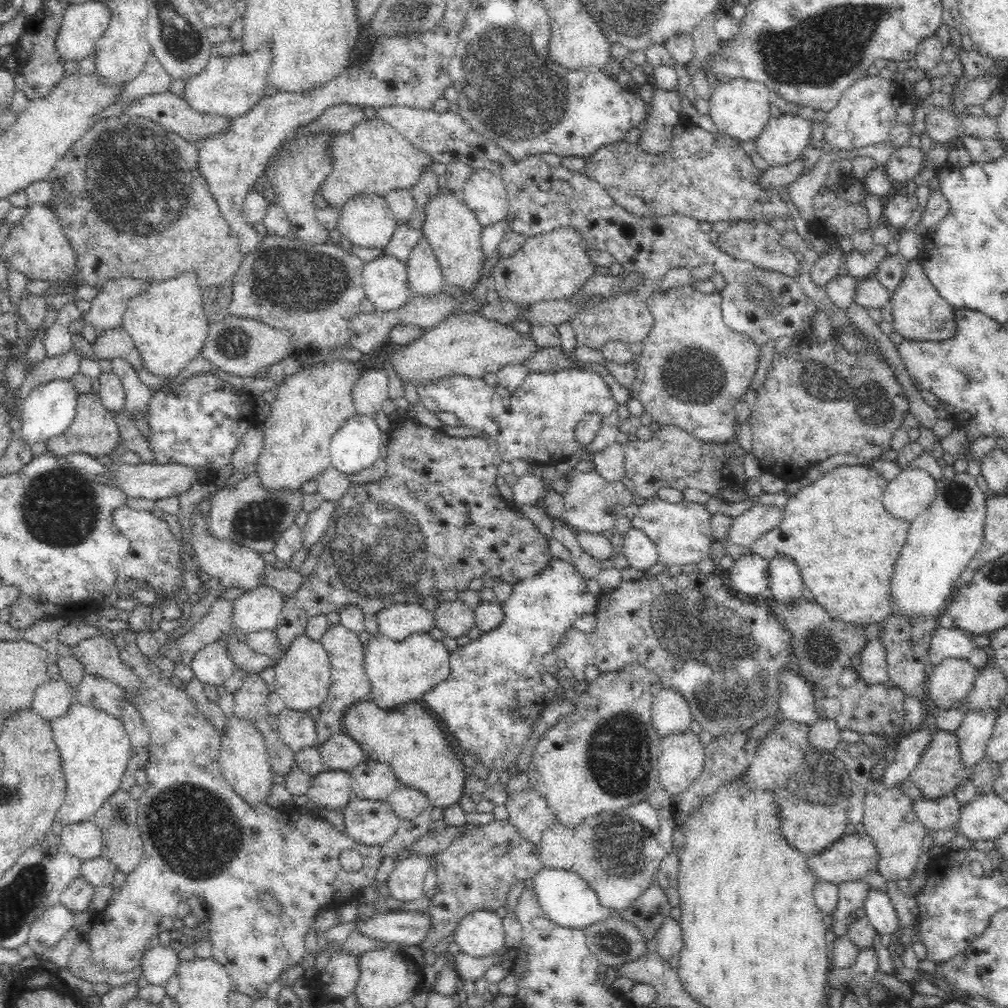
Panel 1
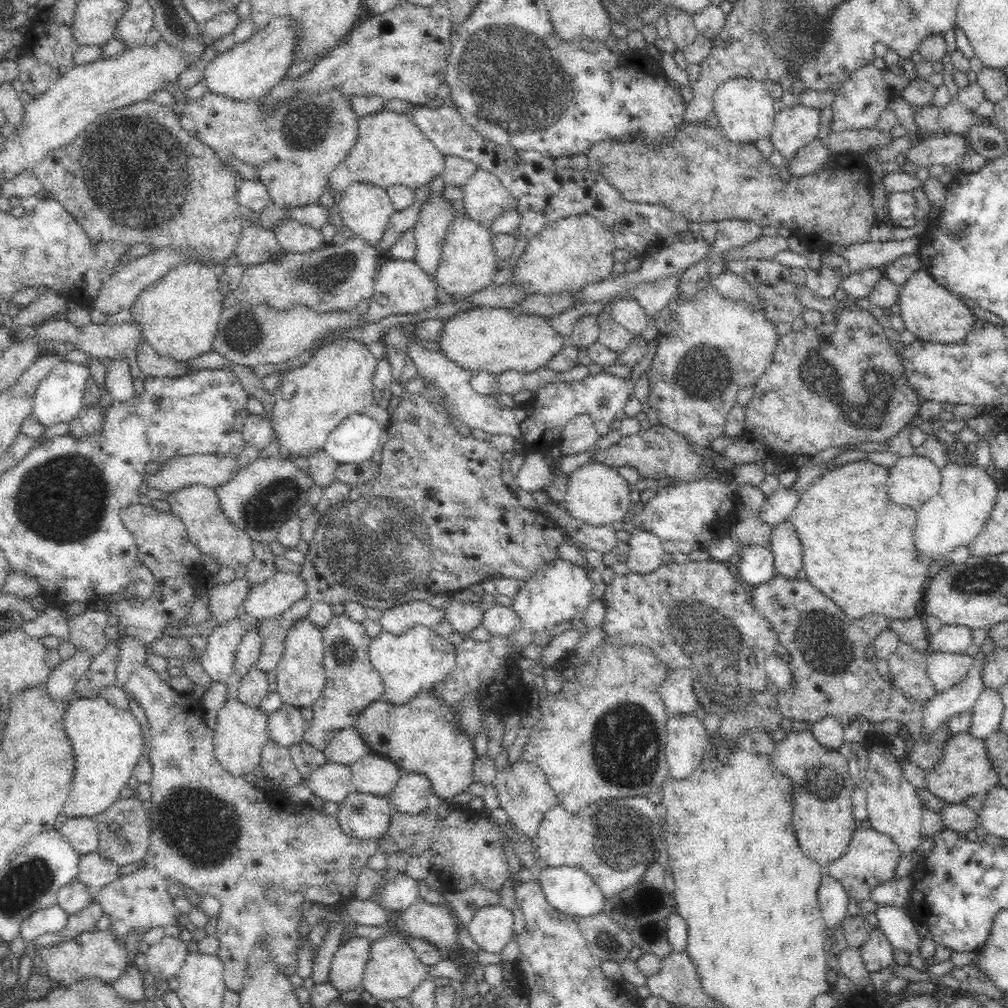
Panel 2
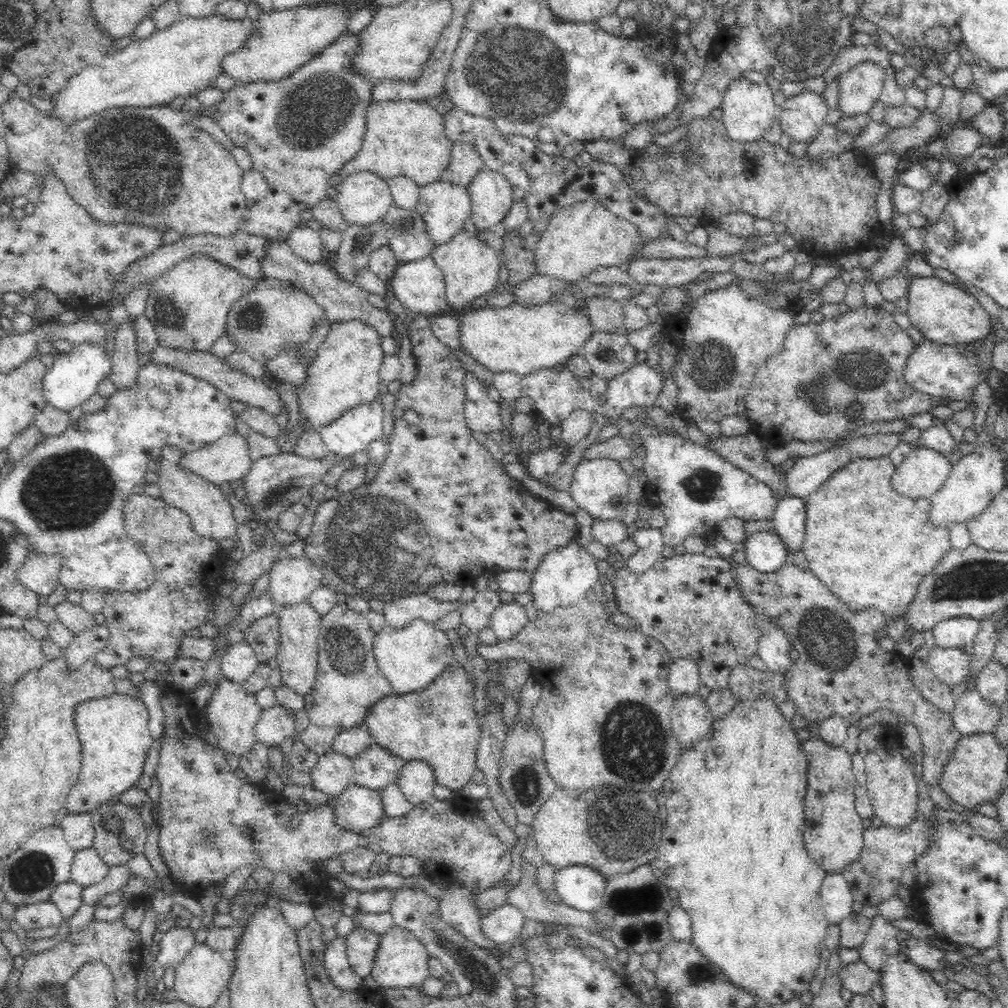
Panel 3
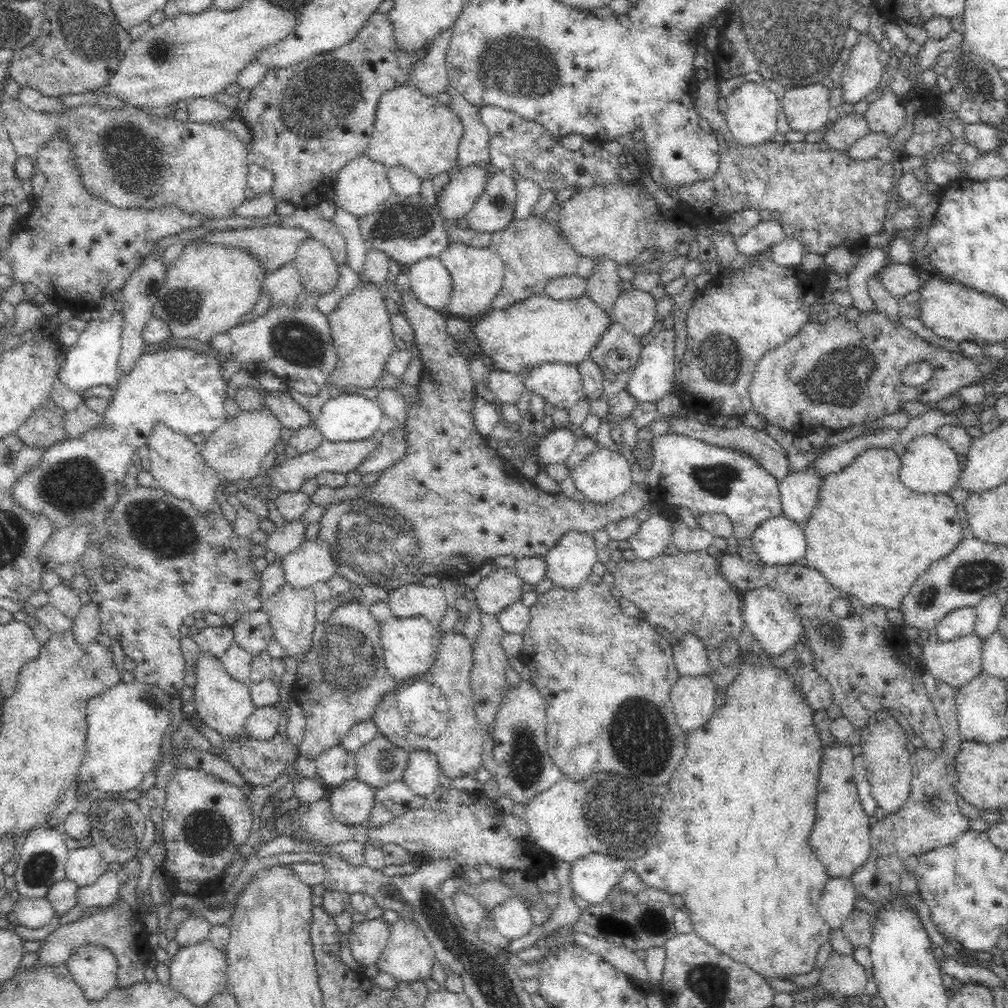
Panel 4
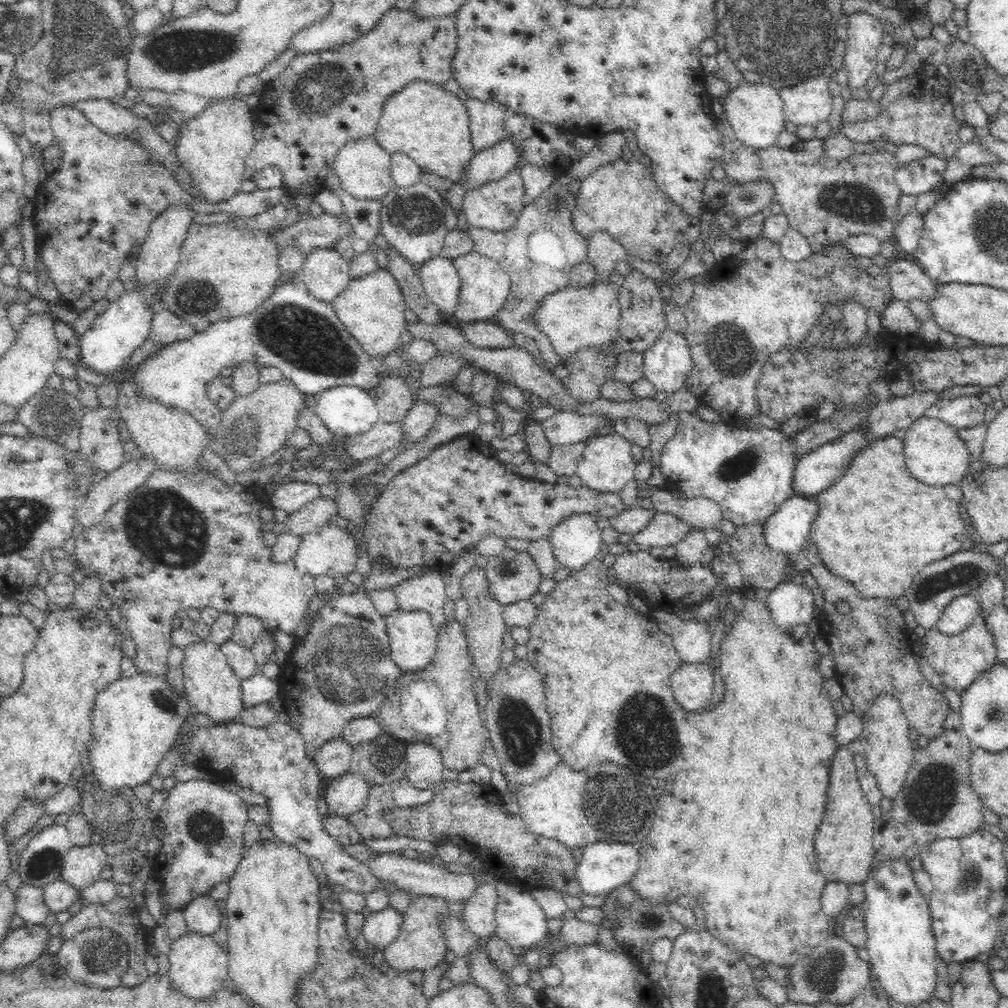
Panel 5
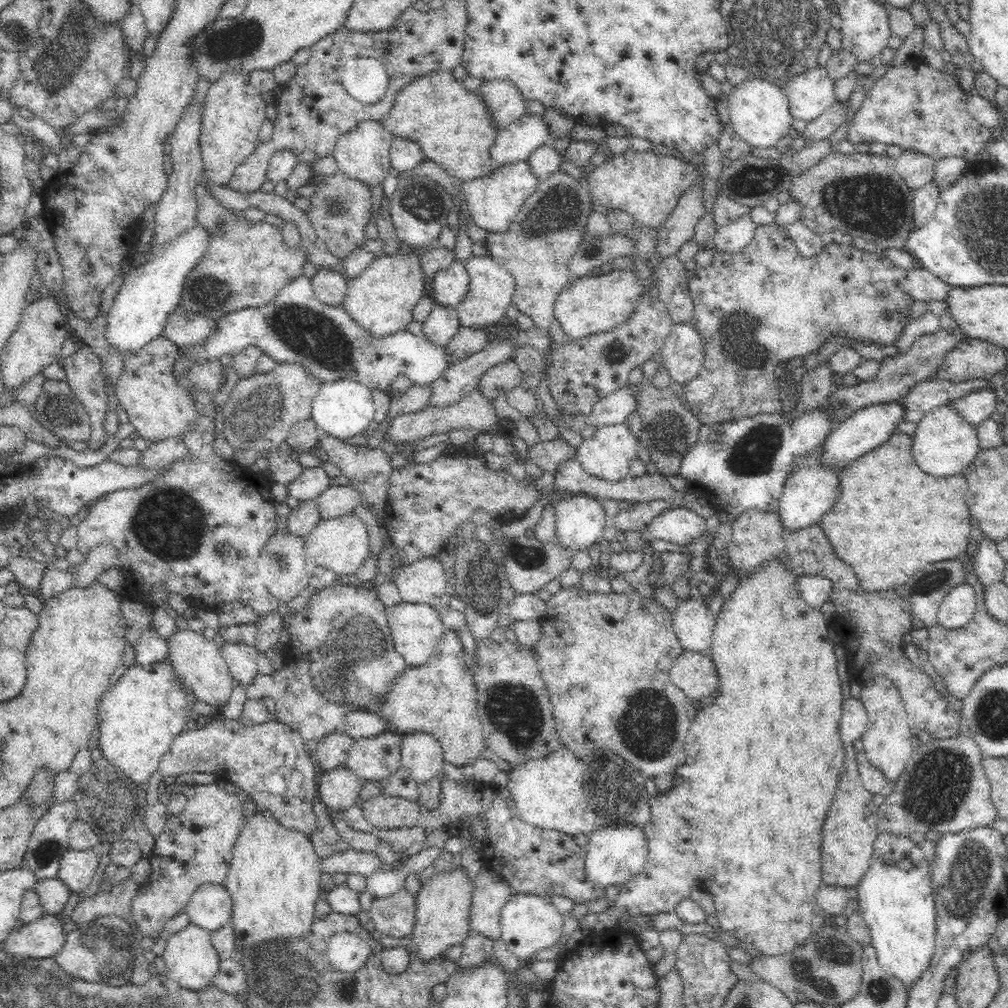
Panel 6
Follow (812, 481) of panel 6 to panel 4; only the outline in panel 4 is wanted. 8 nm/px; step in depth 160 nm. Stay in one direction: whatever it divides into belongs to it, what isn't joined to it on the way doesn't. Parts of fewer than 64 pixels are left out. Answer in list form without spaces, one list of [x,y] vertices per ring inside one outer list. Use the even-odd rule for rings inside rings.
[[[785,514],[762,522],[748,542],[752,542],[759,559],[768,566],[798,562],[805,555],[807,546],[804,528]]]

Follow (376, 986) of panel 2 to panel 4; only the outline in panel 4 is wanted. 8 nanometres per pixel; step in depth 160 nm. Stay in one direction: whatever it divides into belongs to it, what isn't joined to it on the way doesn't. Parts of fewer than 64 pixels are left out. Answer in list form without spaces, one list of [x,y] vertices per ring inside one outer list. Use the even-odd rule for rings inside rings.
[[[399,919],[391,925],[386,947],[375,963],[398,983],[411,983],[431,978],[435,958],[423,930],[410,919]]]

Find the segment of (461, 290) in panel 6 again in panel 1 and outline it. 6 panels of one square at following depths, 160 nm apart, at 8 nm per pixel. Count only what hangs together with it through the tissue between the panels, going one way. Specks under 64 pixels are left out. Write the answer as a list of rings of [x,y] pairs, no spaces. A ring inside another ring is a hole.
[[[383,254],[371,262],[367,262],[363,266],[362,278],[365,299],[368,298],[377,311],[396,310],[413,297],[410,292],[411,288],[407,285],[407,265],[397,258]]]

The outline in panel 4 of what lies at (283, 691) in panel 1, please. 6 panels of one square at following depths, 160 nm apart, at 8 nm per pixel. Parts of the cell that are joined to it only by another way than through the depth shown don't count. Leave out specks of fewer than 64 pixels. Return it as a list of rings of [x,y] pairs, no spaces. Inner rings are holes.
[[[285,583],[268,602],[268,611],[269,621],[271,624],[271,629],[273,630],[273,638],[276,638],[280,643],[280,646],[286,652],[286,656],[291,656],[292,658],[299,658],[299,661],[304,659],[306,652],[310,650],[313,644],[313,632],[314,628],[317,626],[316,622],[316,600],[315,592],[313,587],[308,586],[308,588],[292,588],[289,584]]]

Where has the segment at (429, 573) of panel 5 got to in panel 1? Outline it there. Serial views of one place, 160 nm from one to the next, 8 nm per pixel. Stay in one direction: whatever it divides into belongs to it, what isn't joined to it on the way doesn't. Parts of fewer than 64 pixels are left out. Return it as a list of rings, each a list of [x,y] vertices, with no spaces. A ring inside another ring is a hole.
[[[396,603],[374,616],[379,633],[400,642],[414,632],[428,633],[435,626],[433,613],[421,603]]]

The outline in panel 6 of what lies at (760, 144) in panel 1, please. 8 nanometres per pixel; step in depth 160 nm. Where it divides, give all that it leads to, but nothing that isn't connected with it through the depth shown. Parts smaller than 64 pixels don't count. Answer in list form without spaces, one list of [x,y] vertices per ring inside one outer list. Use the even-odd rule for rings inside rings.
[[[820,65],[793,76],[781,89],[788,97],[792,118],[807,123],[822,116],[838,102],[833,80],[827,69]]]

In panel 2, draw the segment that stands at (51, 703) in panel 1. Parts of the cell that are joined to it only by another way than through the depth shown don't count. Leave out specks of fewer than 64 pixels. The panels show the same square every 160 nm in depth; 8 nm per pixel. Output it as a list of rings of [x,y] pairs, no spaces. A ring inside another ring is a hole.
[[[77,650],[72,658],[63,660],[49,673],[45,689],[52,700],[66,700],[74,694],[80,676],[88,670],[92,656],[87,650]]]

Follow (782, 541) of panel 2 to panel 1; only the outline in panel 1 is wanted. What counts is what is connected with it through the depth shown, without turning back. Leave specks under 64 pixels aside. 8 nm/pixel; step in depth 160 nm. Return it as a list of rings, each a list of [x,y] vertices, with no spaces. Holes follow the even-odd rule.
[[[780,554],[769,561],[769,594],[784,604],[794,604],[802,595],[803,578],[798,566]]]

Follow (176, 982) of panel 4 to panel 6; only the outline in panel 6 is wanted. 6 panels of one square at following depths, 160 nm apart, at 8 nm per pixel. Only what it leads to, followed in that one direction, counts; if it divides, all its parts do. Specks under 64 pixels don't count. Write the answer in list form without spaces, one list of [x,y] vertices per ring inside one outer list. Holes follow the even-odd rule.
[[[190,924],[179,930],[177,934],[165,936],[166,950],[163,953],[165,962],[165,975],[175,980],[180,988],[188,990],[204,990],[213,984],[214,976],[218,972],[220,962],[217,951],[211,944],[211,931]]]

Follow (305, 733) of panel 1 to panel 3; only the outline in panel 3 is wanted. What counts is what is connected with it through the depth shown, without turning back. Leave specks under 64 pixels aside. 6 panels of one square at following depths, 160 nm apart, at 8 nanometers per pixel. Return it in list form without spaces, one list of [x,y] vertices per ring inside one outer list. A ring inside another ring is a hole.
[[[276,704],[263,710],[254,726],[256,740],[270,747],[278,746],[286,738],[294,737],[294,712]]]

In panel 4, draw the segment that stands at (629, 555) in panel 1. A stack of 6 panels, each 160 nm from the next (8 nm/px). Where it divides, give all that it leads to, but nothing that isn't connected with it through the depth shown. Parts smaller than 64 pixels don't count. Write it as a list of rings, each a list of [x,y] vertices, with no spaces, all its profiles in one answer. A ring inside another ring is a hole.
[[[661,509],[656,510],[648,520],[640,523],[638,531],[628,540],[636,558],[652,560],[654,556],[667,552],[672,546],[672,524],[664,515],[661,515]]]

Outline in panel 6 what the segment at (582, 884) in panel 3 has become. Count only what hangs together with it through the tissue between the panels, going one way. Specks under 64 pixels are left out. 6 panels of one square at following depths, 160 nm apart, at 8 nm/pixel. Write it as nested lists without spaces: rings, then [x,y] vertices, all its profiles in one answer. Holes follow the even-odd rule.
[[[610,824],[600,826],[589,834],[586,846],[587,855],[584,868],[586,877],[592,883],[600,886],[615,886],[625,884],[636,876],[647,859],[647,842],[643,828],[639,826],[626,826],[626,824]]]

